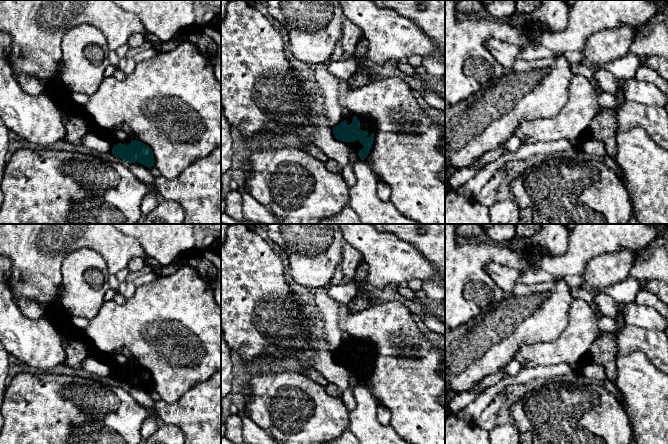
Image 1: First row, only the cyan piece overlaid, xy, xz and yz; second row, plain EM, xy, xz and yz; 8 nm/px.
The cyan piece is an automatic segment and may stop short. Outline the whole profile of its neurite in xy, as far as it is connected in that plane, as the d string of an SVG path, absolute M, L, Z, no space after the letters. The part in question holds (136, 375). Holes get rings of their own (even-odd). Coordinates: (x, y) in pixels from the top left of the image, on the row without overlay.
M88 343L88 348L95 358L103 360L114 368L112 378L115 381L125 384L127 387L138 386L149 393L154 390L153 375L149 370L136 364L132 364L129 369L119 367L113 356L96 351L91 343Z

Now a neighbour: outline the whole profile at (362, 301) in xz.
M363 260L358 266L353 277L360 285L358 294L347 303L348 309L353 313L366 310L373 306L373 299L368 295L372 287L367 280L367 272L368 267L366 262Z

